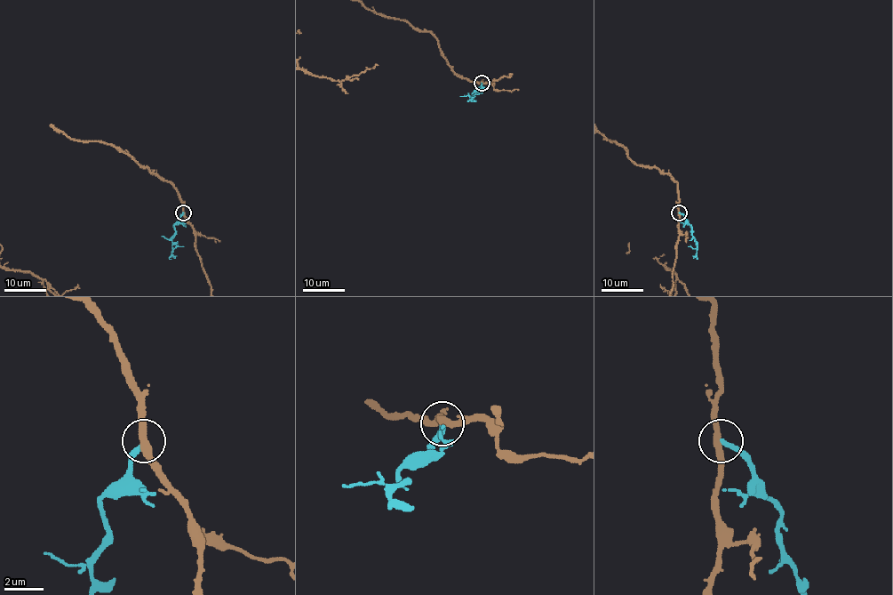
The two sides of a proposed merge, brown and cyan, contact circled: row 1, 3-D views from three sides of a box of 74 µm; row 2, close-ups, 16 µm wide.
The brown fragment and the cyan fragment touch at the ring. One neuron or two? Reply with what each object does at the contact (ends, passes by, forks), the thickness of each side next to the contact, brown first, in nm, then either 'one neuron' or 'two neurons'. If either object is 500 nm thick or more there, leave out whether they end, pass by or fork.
brown passes by; cyan ends; calibres 360 and 280 nm; two neurons

